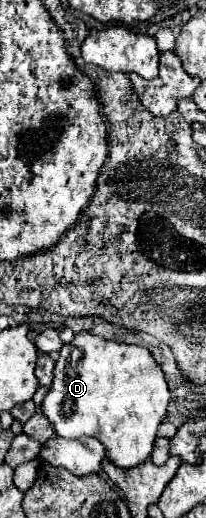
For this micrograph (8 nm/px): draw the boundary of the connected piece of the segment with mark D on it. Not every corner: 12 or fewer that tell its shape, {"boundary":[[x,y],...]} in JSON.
{"boundary":[[80,332],[42,412],[116,466],[150,456],[170,390],[150,350]]}

